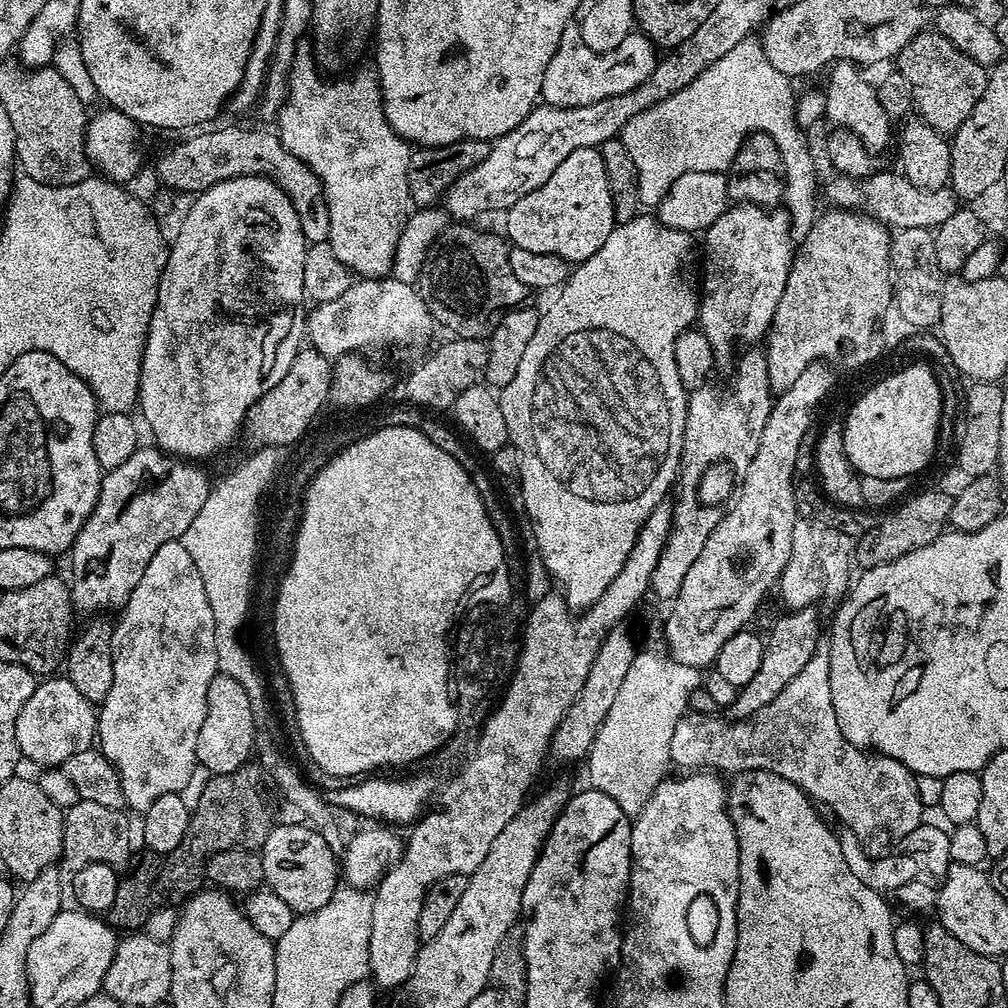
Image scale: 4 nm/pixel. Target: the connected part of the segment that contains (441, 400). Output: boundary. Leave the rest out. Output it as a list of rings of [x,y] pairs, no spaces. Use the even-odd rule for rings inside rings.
[[[457,336],[448,338],[441,348],[434,348],[427,353],[429,356],[404,380],[404,396],[409,400],[405,401],[420,410],[425,410],[424,408],[451,409],[458,394],[474,386],[483,377],[484,367],[488,361],[488,345],[484,340]]]

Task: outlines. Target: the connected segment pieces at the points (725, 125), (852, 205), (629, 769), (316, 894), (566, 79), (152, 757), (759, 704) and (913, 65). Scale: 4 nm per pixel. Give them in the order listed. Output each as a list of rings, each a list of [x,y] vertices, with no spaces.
[[[747,38],[738,42],[738,46],[730,50],[730,54],[722,54],[722,58],[714,62],[714,66],[702,70],[702,74],[698,74],[698,78],[694,78],[690,86],[678,90],[670,98],[658,102],[645,112],[634,114],[634,118],[626,122],[618,139],[626,146],[630,159],[634,161],[634,170],[638,170],[641,205],[659,205],[670,186],[674,186],[674,182],[687,172],[727,173],[749,137],[763,134],[774,138],[788,171],[788,187],[784,189],[783,203],[786,205],[788,219],[792,221],[793,241],[804,240],[810,234],[818,215],[818,184],[816,188],[816,160],[808,149],[807,138],[800,133],[803,132],[801,125],[796,123],[797,97],[792,96],[792,84],[789,77],[770,66],[770,58],[766,58],[759,39]]]
[[[877,170],[864,179],[833,175],[828,185],[823,185],[822,192],[828,195],[833,209],[855,210],[892,230],[901,228],[936,229],[946,218],[950,218],[958,207],[958,197],[951,187],[940,189],[922,189],[914,186],[899,171],[883,172]]]
[[[637,651],[630,671],[626,674],[626,682],[622,682],[622,690],[618,690],[618,698],[614,698],[614,706],[610,706],[610,714],[602,722],[598,734],[594,738],[592,748],[588,751],[586,765],[591,787],[602,794],[608,794],[622,806],[622,810],[634,818],[646,806],[650,794],[669,775],[668,768],[672,764],[670,758],[670,737],[674,735],[674,726],[678,726],[678,718],[689,711],[688,694],[697,691],[697,669],[682,666],[682,662],[669,658],[663,651]]]
[[[303,822],[296,825],[277,823],[258,853],[264,871],[263,883],[271,892],[278,894],[292,912],[313,912],[330,902],[330,894],[334,894],[338,887],[342,872],[338,867],[337,849],[332,848],[322,834]]]
[[[579,23],[568,24],[566,30],[562,30],[562,38],[558,38],[558,50],[554,50],[554,58],[550,58],[546,74],[542,74],[540,100],[551,108],[577,108],[626,94],[642,86],[642,82],[654,74],[658,49],[649,36],[634,30],[626,41],[627,52],[628,56],[620,56],[624,54],[601,54],[590,50],[586,42],[582,42]]]
[[[171,540],[158,546],[158,551],[154,553],[154,558],[150,558],[146,570],[142,570],[142,579],[138,581],[138,586],[134,586],[119,616],[120,621],[117,619],[112,629],[114,686],[110,686],[110,694],[106,694],[103,704],[98,708],[96,722],[98,748],[104,753],[104,757],[116,767],[116,772],[120,775],[125,805],[129,809],[132,807],[136,814],[142,814],[148,809],[150,802],[154,802],[154,798],[162,798],[162,794],[171,792],[181,793],[190,782],[190,776],[194,774],[197,766],[198,730],[202,730],[202,718],[206,718],[206,690],[210,690],[210,682],[218,674],[218,654],[214,646],[214,614],[210,611],[210,601],[206,598],[206,586],[202,586],[202,574],[198,574],[198,566],[194,566],[194,558],[190,558],[190,553],[186,551],[183,542]]]
[[[815,607],[798,608],[785,611],[785,616],[777,618],[776,625],[769,630],[764,640],[764,653],[758,671],[754,673],[754,678],[750,678],[750,682],[739,688],[736,701],[726,708],[729,721],[749,720],[754,714],[758,714],[758,710],[770,706],[770,702],[774,702],[774,698],[778,698],[778,694],[782,694],[786,685],[801,672],[802,666],[810,662],[816,652],[816,645],[822,638],[820,616],[816,611]]]
[[[925,30],[910,38],[910,42],[906,42],[906,46],[902,46],[902,50],[894,58],[894,68],[910,84],[915,115],[941,134],[955,134],[962,122],[970,118],[970,110],[974,110],[978,98],[982,98],[986,90],[989,74],[989,69],[985,65],[974,62],[974,58],[958,50],[958,46],[951,44],[944,35],[935,30]]]

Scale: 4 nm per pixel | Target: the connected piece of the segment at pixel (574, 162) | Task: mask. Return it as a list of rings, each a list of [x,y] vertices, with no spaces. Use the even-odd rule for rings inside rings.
[[[583,148],[574,150],[538,190],[530,190],[526,198],[518,198],[514,206],[506,210],[508,216],[508,232],[506,236],[515,247],[528,250],[534,254],[548,254],[568,261],[575,266],[583,260],[589,260],[598,250],[602,250],[602,242],[610,238],[613,228],[616,227],[614,218],[614,202],[610,198],[610,182],[606,182],[606,166],[602,166],[602,154],[599,148]]]

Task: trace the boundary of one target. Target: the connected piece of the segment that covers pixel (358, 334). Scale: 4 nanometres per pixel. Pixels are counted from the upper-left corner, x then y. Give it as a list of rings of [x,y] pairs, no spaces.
[[[364,278],[353,282],[346,294],[334,298],[334,302],[317,304],[311,310],[313,312],[309,311],[306,316],[307,343],[329,358],[360,354],[365,351],[363,348],[388,348],[391,344],[396,348],[427,349],[434,329],[432,315],[428,313],[419,291],[413,285],[398,282],[395,278]]]

